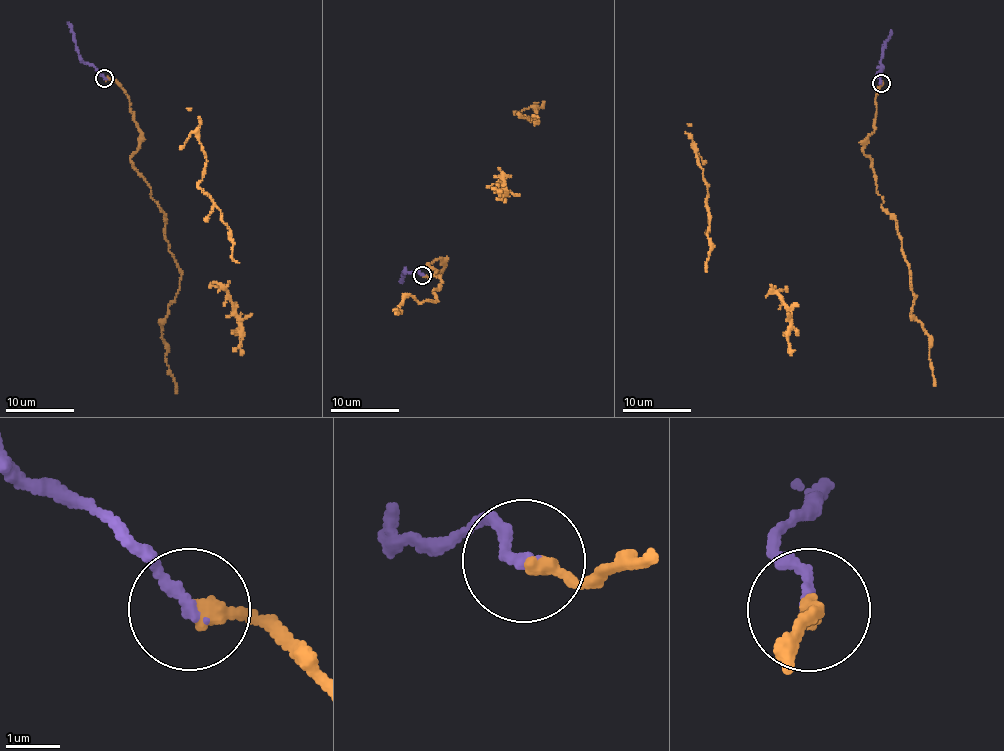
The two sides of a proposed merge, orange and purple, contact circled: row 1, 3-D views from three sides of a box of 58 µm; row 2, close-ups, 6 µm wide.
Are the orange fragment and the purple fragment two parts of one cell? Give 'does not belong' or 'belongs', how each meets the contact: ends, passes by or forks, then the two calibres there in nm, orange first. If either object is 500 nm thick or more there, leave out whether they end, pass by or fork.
belongs; orange ends there; purple ends there; 280 nm thick on the orange side, 220 nm on the other

